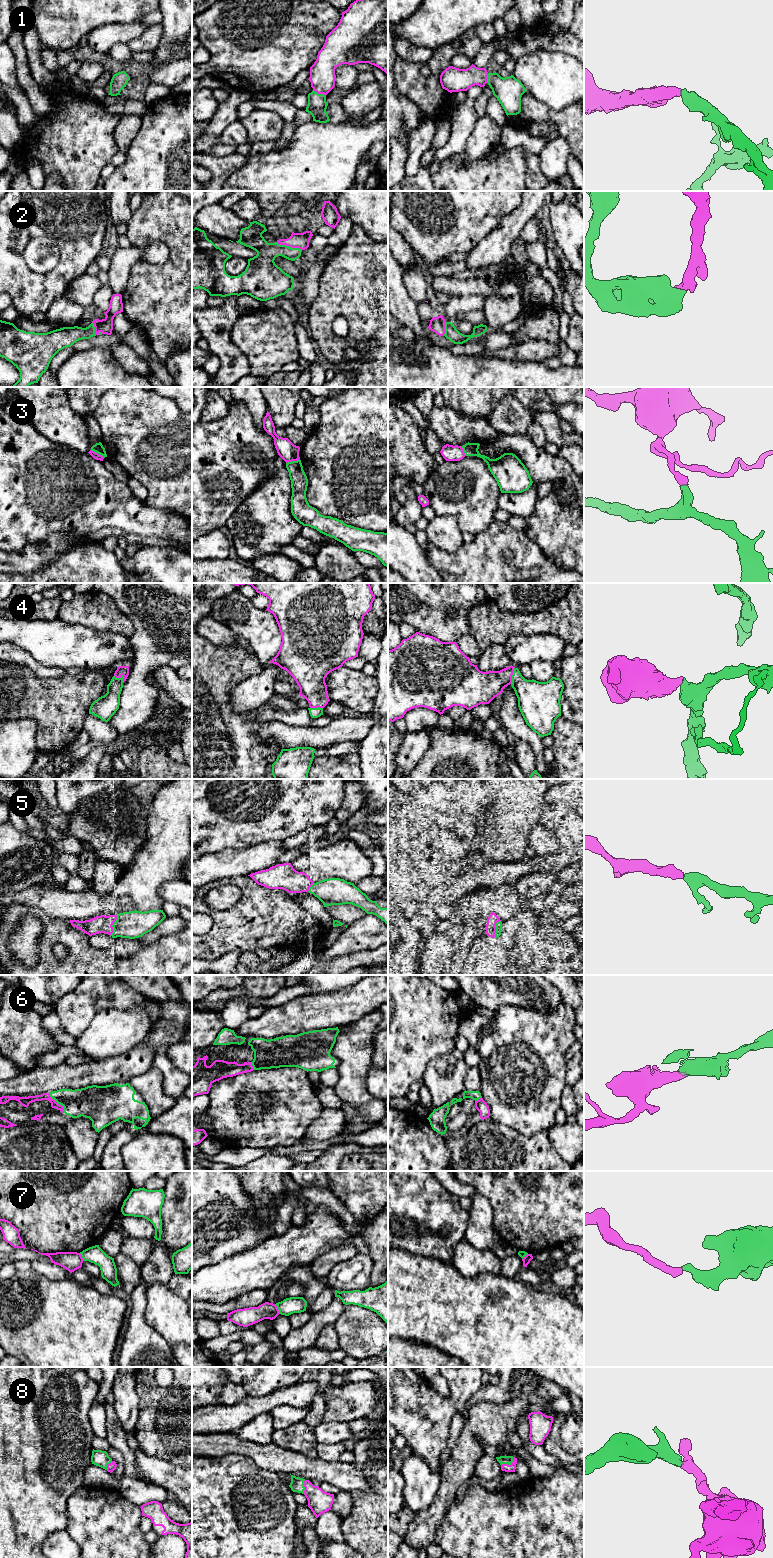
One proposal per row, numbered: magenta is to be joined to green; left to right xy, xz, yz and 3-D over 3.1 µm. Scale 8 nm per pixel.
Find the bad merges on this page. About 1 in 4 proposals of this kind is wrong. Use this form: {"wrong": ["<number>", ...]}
{"wrong": ["3", "7"]}

